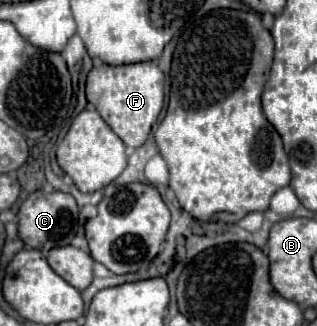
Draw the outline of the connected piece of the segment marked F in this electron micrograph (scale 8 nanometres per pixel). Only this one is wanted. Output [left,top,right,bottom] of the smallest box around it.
[87,61,163,147]

